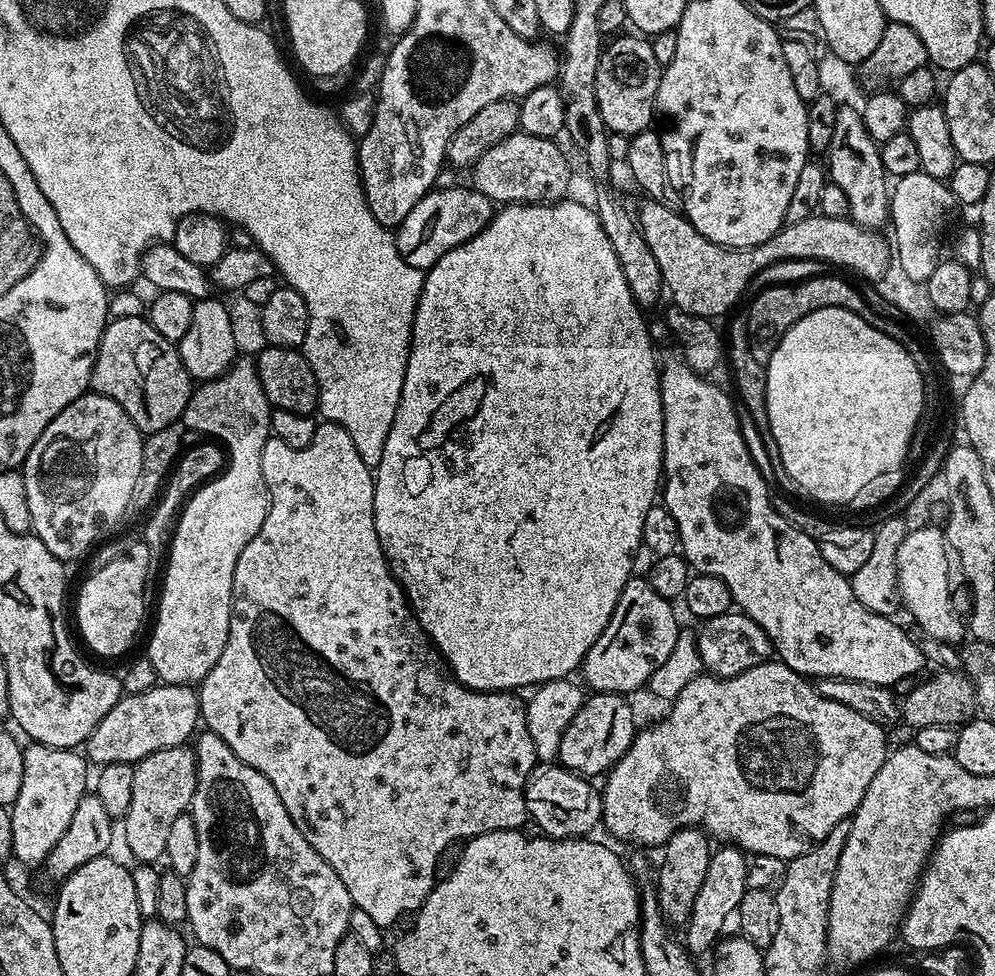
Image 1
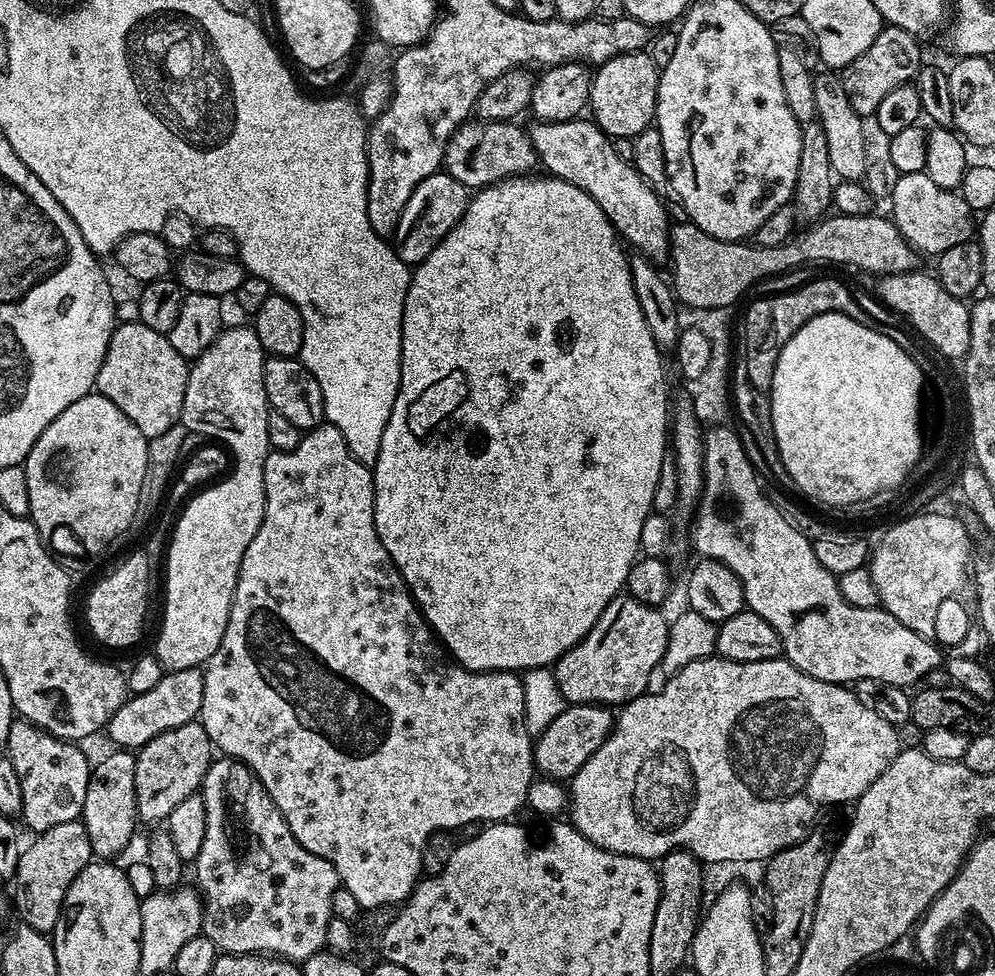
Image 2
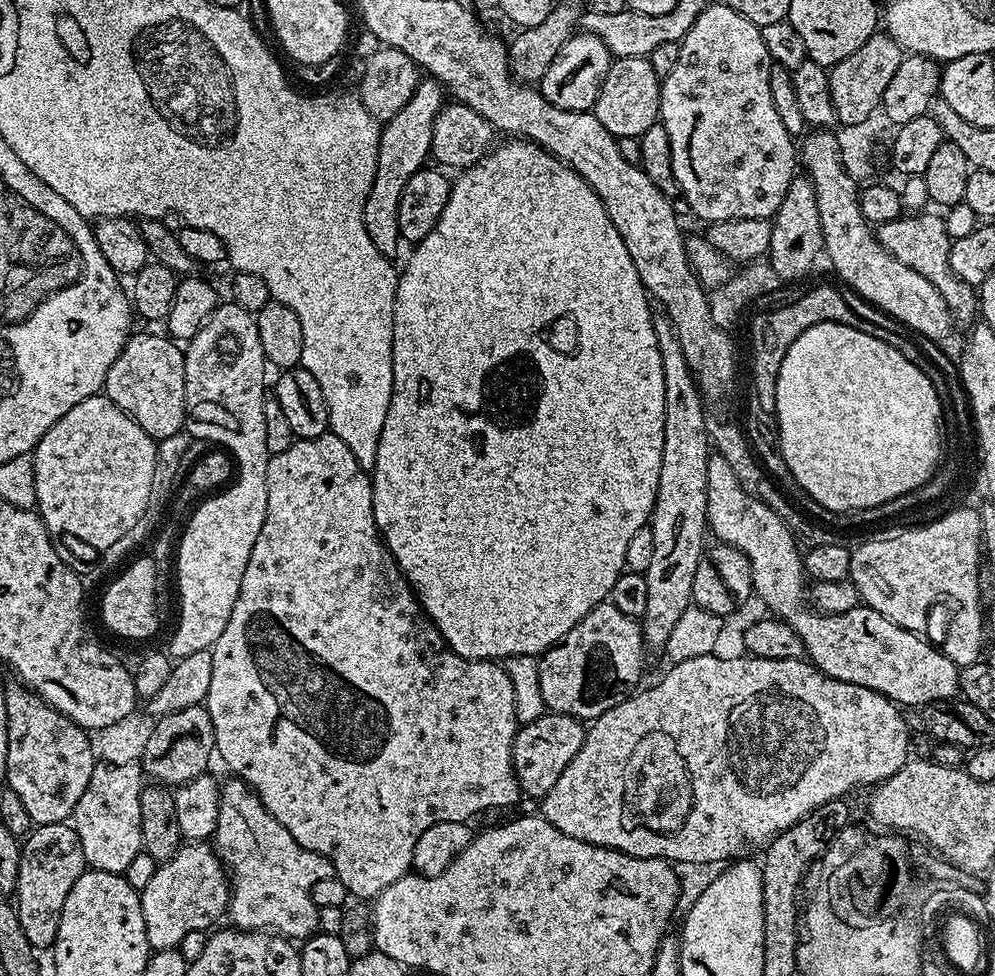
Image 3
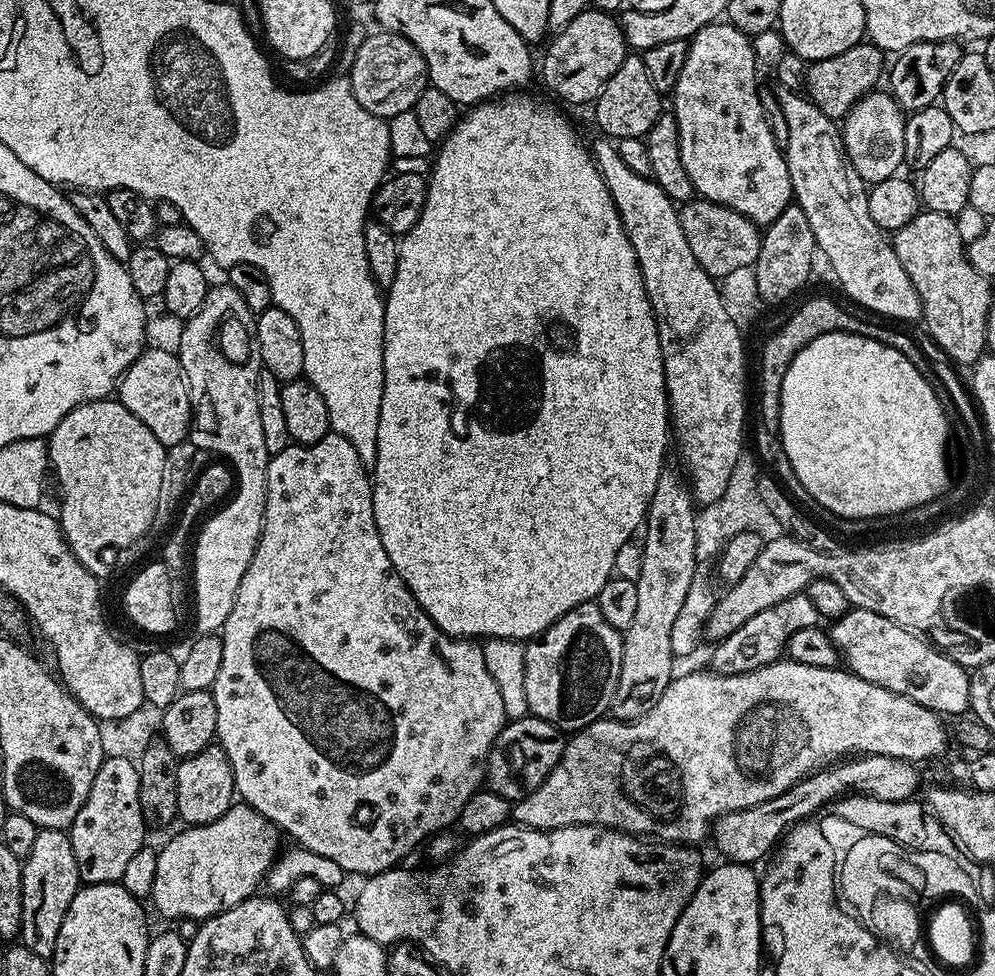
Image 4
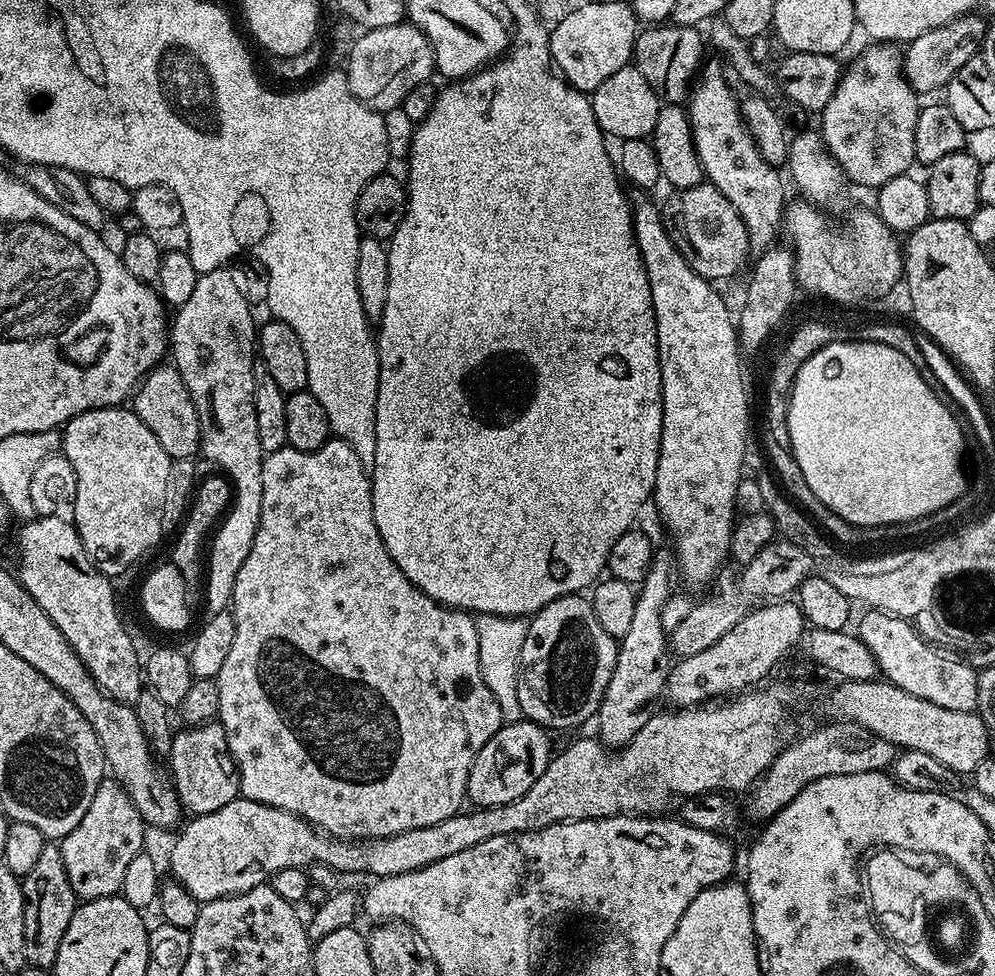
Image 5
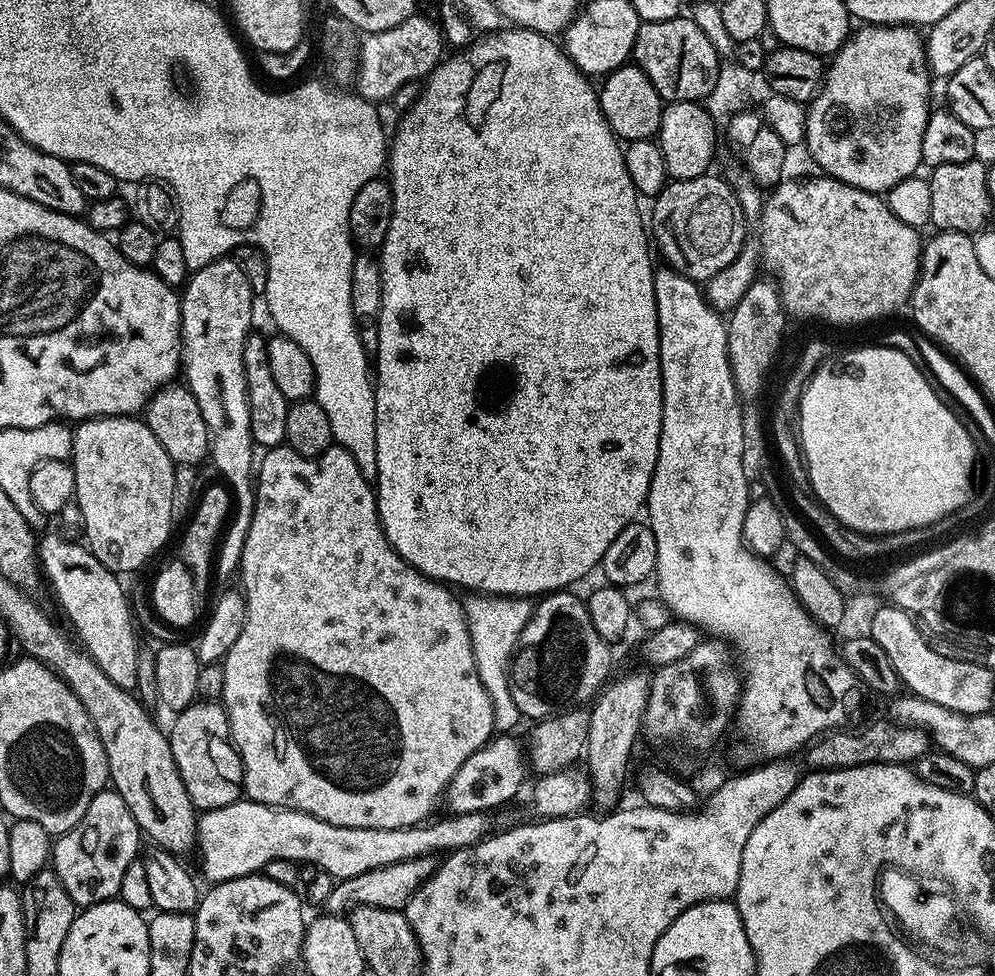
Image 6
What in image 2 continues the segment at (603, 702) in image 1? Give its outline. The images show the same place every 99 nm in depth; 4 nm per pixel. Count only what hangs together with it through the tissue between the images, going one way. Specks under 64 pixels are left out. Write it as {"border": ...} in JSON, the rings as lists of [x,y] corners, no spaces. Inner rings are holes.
{"border":[[[568,704],[562,714],[558,714],[558,718],[554,718],[554,722],[550,722],[550,726],[546,726],[546,730],[542,730],[542,734],[535,737],[534,747],[532,750],[532,762],[535,771],[541,777],[559,781],[571,781],[572,776],[582,770],[582,766],[586,762],[586,758],[590,758],[590,754],[594,754],[594,750],[598,750],[598,746],[602,746],[602,742],[606,742],[606,738],[612,732],[614,723],[614,712],[611,707],[601,706],[599,704]]]}

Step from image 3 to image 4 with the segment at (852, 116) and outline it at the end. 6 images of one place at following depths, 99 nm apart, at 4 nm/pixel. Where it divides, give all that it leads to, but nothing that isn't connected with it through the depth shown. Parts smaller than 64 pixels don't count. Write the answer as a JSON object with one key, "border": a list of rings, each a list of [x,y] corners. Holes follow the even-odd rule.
{"border":[[[861,42],[834,58],[815,61],[806,72],[806,95],[814,106],[818,106],[818,110],[822,110],[822,114],[840,122],[862,97],[879,85],[876,84],[879,80],[881,83],[885,72],[885,53],[871,42]]]}

